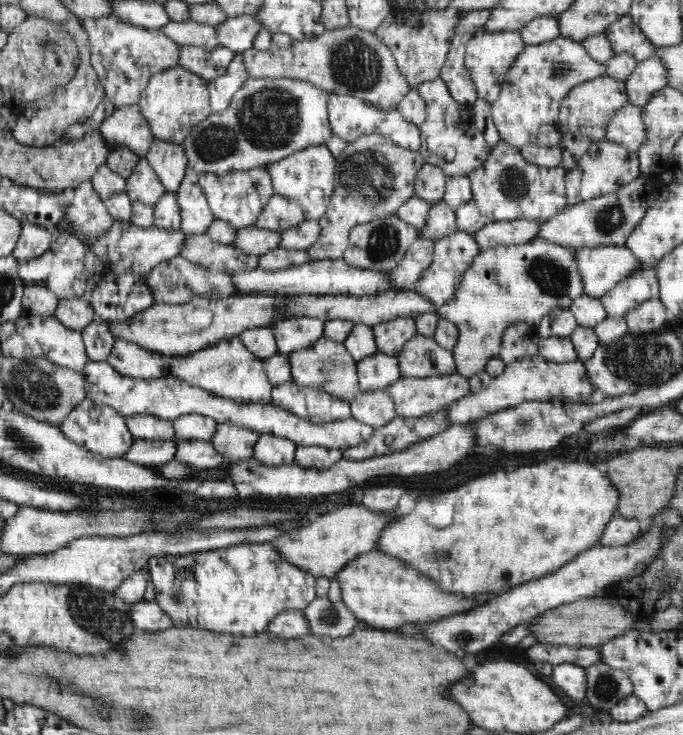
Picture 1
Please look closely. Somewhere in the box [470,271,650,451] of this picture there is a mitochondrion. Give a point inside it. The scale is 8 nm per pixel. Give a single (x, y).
(519, 426)

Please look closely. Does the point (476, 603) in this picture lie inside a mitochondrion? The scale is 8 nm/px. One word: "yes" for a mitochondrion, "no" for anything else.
no

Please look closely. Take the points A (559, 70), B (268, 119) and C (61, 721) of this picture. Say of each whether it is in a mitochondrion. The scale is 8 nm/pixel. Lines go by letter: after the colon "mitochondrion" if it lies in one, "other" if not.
A: mitochondrion
B: mitochondrion
C: other

